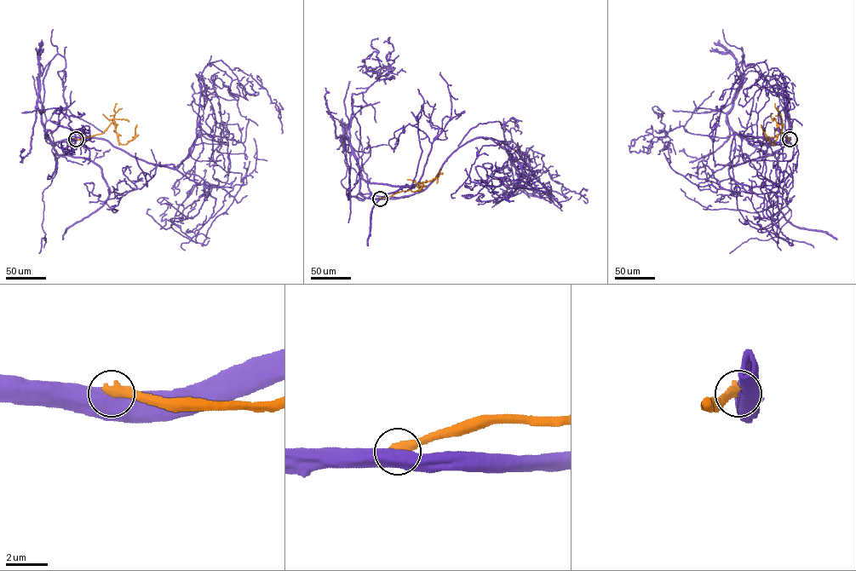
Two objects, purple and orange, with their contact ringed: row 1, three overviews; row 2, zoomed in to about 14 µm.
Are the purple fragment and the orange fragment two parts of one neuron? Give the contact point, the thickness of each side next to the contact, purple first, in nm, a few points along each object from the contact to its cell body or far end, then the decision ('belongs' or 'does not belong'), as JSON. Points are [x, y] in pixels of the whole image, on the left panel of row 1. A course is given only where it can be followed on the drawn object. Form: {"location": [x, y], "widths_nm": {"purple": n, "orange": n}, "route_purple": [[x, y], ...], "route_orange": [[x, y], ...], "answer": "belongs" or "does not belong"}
{"location": [76, 139], "widths_nm": {"purple": 850, "orange": 550}, "route_purple": [[76, 139], [103, 139], [153, 164], [178, 166], [196, 139], [201, 72], [217, 60], [266, 89], [282, 133]], "route_orange": [[76, 139], [101, 134], [112, 123], [118, 141], [126, 144], [134, 138], [137, 124]], "answer": "does not belong"}

